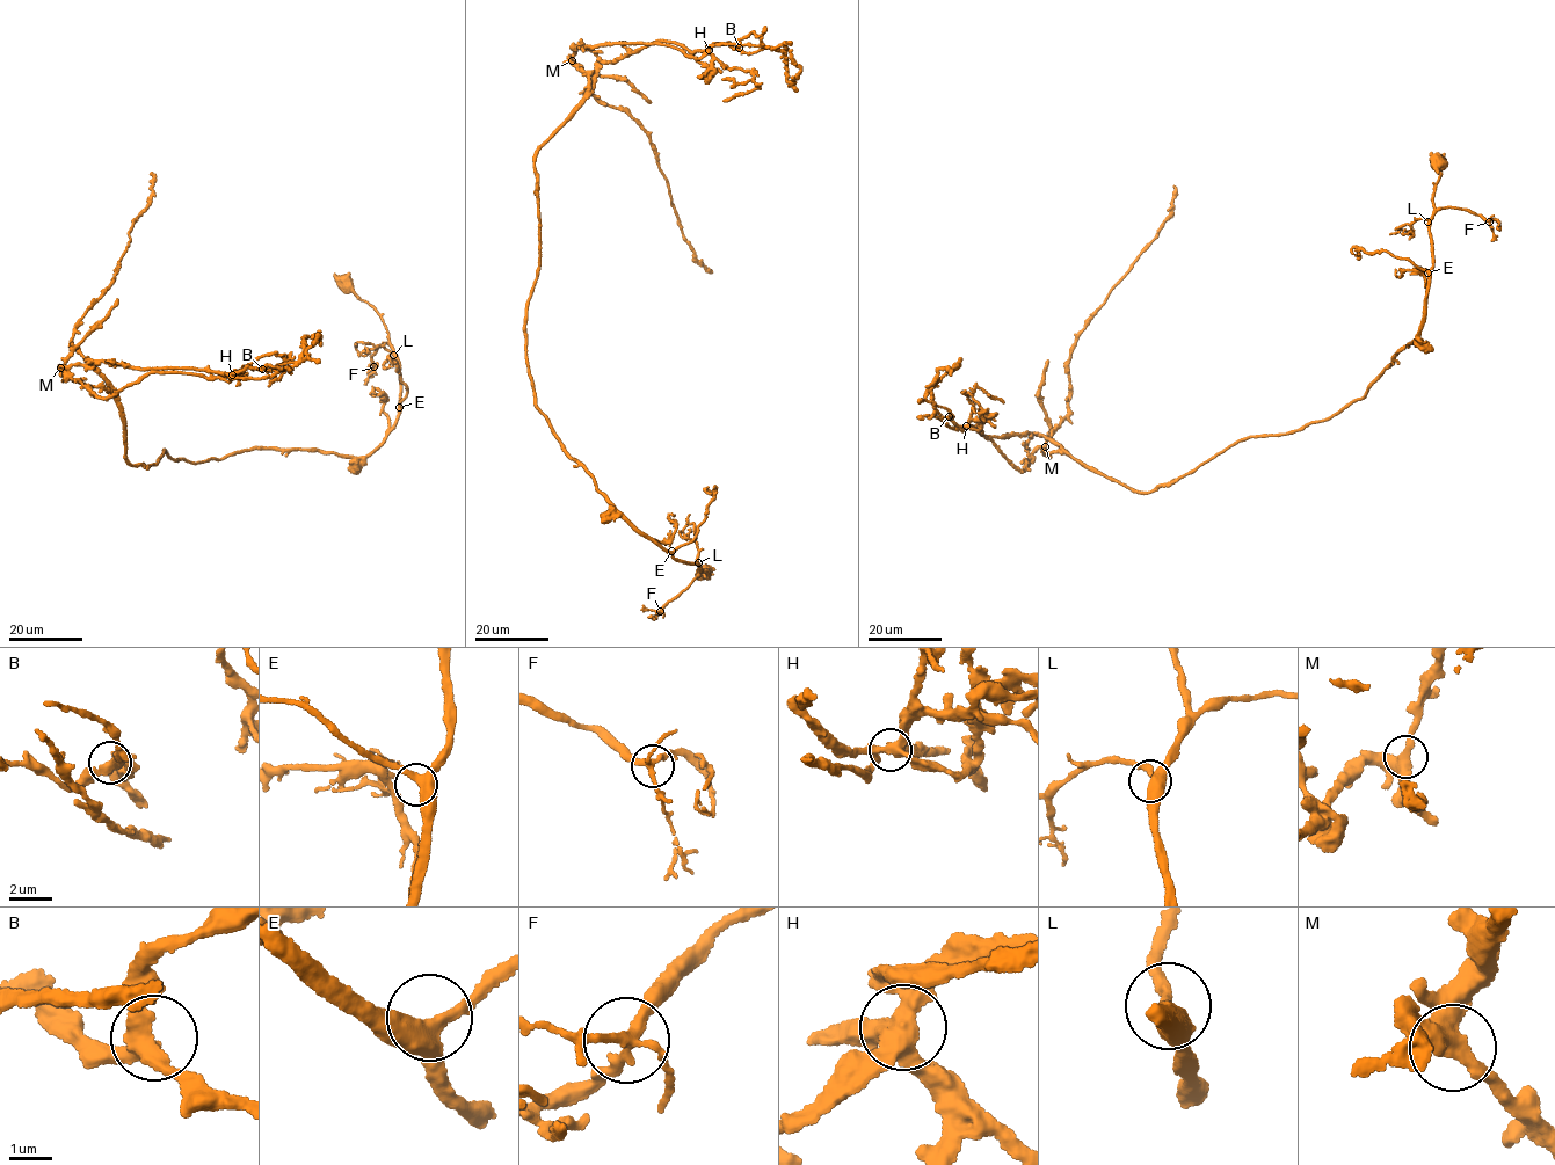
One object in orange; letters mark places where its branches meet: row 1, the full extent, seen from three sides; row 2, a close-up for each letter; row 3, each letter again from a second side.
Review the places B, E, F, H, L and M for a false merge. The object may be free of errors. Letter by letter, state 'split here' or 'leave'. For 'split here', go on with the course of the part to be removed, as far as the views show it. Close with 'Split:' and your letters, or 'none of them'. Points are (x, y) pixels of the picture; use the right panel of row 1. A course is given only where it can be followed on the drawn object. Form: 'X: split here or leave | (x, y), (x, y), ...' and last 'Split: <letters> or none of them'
B: leave
E: leave
F: leave
H: split here | (966, 426), (983, 431), (1023, 472), (1026, 460), (1041, 448), (1047, 454), (1065, 451), (1109, 478)
L: leave
M: leave
Split: H

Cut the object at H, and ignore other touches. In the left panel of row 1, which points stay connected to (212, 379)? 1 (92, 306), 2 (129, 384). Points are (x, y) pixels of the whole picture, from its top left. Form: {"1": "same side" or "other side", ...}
{"1": "other side", "2": "same side"}

